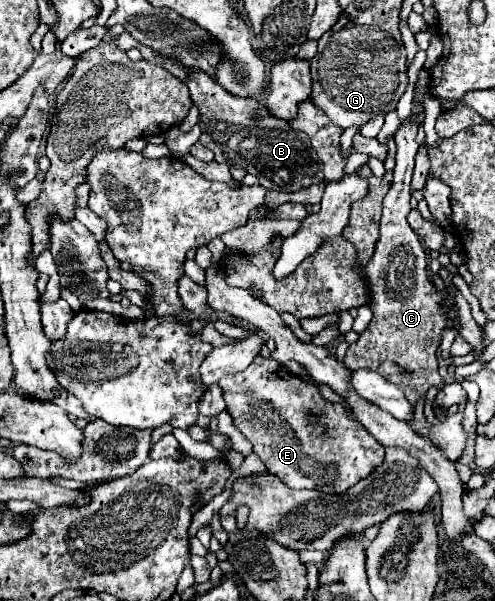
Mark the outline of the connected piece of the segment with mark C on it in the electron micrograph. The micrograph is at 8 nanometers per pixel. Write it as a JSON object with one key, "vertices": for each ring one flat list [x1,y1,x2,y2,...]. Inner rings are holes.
{"vertices":[[420,70,416,80,416,110,400,124,394,134,396,140,396,168,390,190,384,198,384,210,380,220,380,240,376,244,376,252,372,260,366,264,364,274,370,280,370,308,374,318,370,326,360,334,360,340,350,344,344,364,348,368,368,368,378,372,382,378,396,384,406,398,416,404,428,388,442,388,444,380,438,374,436,350,440,346,440,338,446,326,446,318,438,302,442,294,428,280,428,264,426,250,414,230,408,226,406,216,410,214,410,178,414,170,414,156,418,150,416,134,418,126,424,122,424,98,428,94,428,72],[414,116,414,120,412,120]]}

